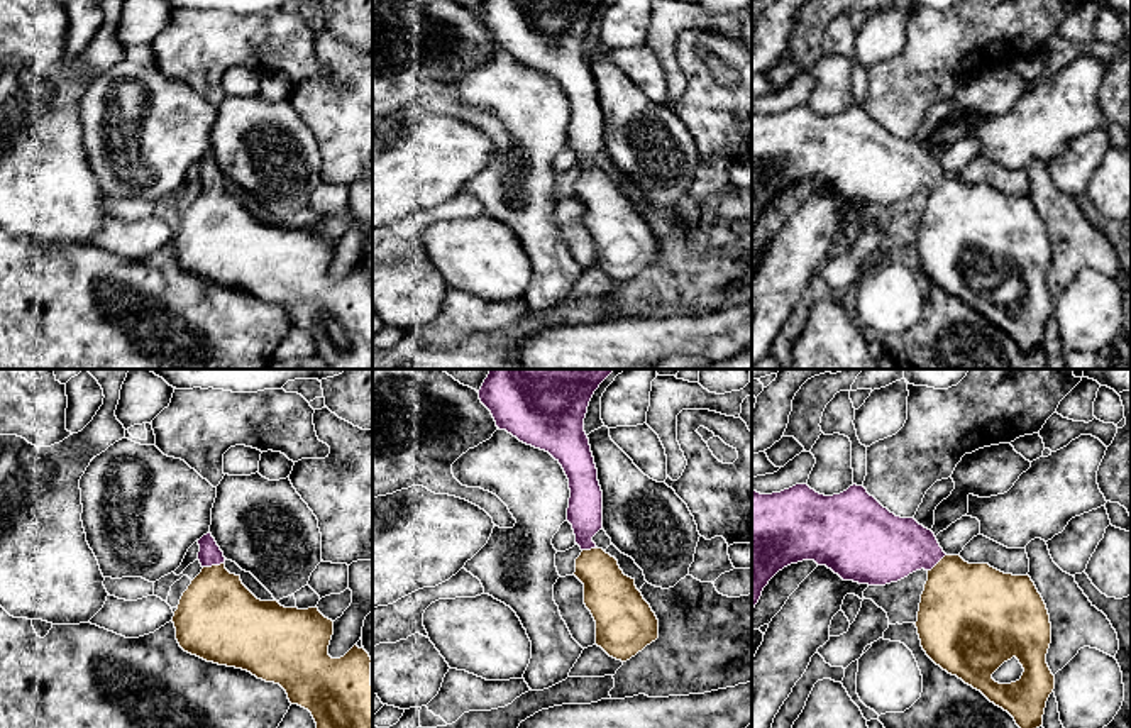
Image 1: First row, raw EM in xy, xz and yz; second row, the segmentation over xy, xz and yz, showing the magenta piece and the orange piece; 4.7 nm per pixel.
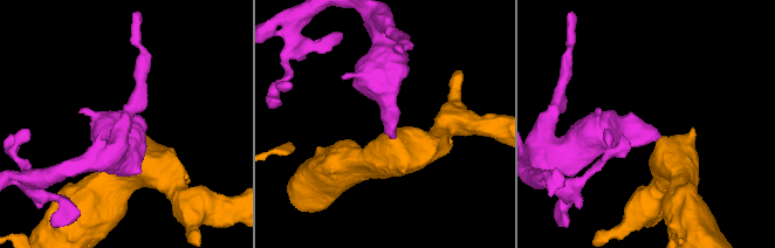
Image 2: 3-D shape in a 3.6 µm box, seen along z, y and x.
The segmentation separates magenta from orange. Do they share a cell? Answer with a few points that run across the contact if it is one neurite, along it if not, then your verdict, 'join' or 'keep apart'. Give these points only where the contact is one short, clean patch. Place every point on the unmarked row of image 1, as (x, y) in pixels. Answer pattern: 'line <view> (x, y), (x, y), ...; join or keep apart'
line xy (210, 175), (212, 185), (217, 237); join

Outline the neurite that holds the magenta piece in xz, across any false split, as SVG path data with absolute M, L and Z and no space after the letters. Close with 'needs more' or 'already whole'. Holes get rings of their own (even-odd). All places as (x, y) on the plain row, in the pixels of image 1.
M484 0L481 24L491 32L496 47L520 63L549 73L569 100L567 142L572 146L581 176L574 196L584 205L584 225L596 242L596 266L610 278L626 283L659 259L659 240L618 181L598 169L593 157L603 149L603 112L584 52L584 39L594 12L604 0Z; needs more

